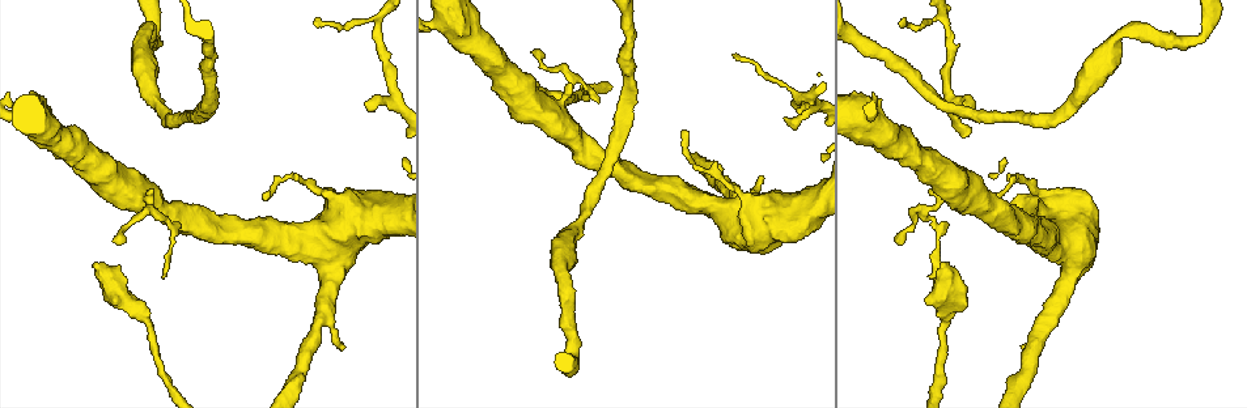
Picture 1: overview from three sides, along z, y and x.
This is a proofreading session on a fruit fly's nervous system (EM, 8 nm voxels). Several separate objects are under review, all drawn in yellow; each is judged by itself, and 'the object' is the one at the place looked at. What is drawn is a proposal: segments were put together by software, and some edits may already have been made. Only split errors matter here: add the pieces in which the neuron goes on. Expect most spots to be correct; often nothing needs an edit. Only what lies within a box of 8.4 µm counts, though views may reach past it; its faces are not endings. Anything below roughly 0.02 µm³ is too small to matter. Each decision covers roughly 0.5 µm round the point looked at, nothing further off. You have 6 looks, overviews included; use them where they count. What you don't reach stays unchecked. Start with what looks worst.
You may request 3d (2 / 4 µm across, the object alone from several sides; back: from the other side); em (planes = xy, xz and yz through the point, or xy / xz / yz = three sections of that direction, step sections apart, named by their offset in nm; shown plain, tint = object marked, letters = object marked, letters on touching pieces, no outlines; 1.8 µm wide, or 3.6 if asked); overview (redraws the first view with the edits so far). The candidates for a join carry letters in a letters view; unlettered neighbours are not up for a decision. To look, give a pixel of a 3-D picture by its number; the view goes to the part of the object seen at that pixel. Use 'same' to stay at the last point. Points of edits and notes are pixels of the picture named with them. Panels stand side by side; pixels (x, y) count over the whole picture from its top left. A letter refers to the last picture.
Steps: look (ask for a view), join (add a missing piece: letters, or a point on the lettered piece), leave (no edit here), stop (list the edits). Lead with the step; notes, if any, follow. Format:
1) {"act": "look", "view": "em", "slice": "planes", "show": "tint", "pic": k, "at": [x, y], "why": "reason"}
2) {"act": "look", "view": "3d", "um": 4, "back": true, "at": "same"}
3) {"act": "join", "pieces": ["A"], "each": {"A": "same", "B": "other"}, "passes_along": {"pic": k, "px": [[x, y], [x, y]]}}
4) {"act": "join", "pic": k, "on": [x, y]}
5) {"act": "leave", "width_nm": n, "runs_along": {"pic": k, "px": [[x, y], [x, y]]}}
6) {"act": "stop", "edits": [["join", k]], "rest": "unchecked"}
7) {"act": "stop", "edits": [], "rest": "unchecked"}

{"act": "look", "view": "em", "um": 3.6, "slice": "planes", "show": "letters", "pic": 1, "at": [367, 106], "why": "free end"}

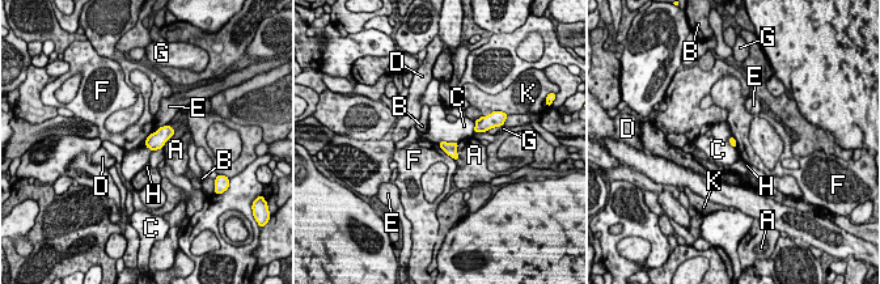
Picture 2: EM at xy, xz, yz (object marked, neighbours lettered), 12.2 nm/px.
{"act": "leave", "each": {"A": "other", "B": "other", "C": "other", "D": "other", "E": "other", "F": "other", "G": "other", "H": "other", "K": "other"}, "border": {"pic": 2, "px": [[457, 142], [438, 143]]}, "found": "no lettered piece goes on from it"}

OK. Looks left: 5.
{"act": "look", "view": "em", "um": 3.6, "slice": "planes", "show": "letters", "pic": 1, "at": [738, 226], "why": "calibre changes"}

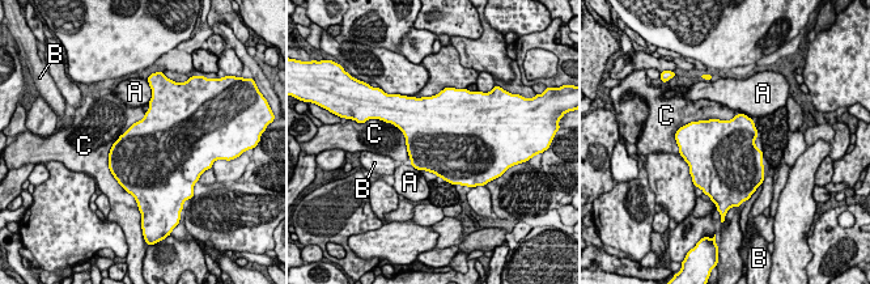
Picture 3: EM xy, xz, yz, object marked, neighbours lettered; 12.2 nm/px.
{"act": "leave", "each": {"A": "other", "B": "other", "C": "other"}, "border": {"pic": 3, "px": [[145, 111], [110, 149], [119, 185]]}, "found": "no lettered piece goes on from it"}

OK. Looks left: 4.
{"act": "look", "view": "em", "slice": "xz", "step": 4, "show": "tint", "pic": 1, "at": [559, 264], "why": "sudden change in width"}

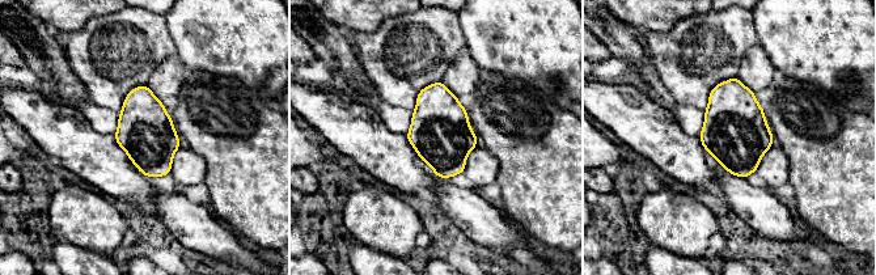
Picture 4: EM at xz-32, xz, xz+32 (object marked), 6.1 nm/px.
{"act": "look", "view": "em", "slice": "planes", "show": "letters", "at": "same"}

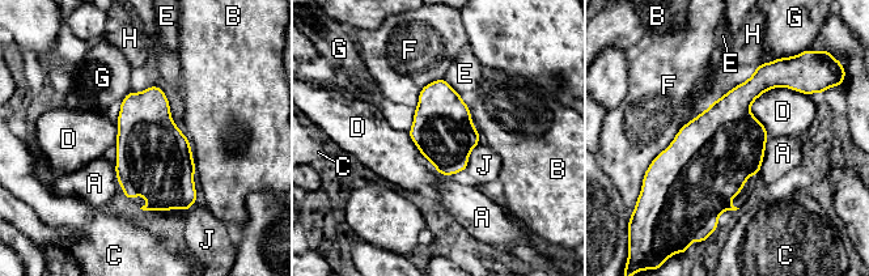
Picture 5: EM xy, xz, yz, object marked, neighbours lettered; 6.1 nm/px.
{"act": "leave", "width_nm": 380, "longest_contact_nm": ["F", 600], "each": {"A": "other", "B": "other", "C": "other", "D": "other", "E": "other", "F": "other", "G": "other", "H": "other", "J": "other"}, "found": "no lettered piece goes on from it"}

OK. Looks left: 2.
{"act": "stop", "edits": [], "rest": "unchecked"}

